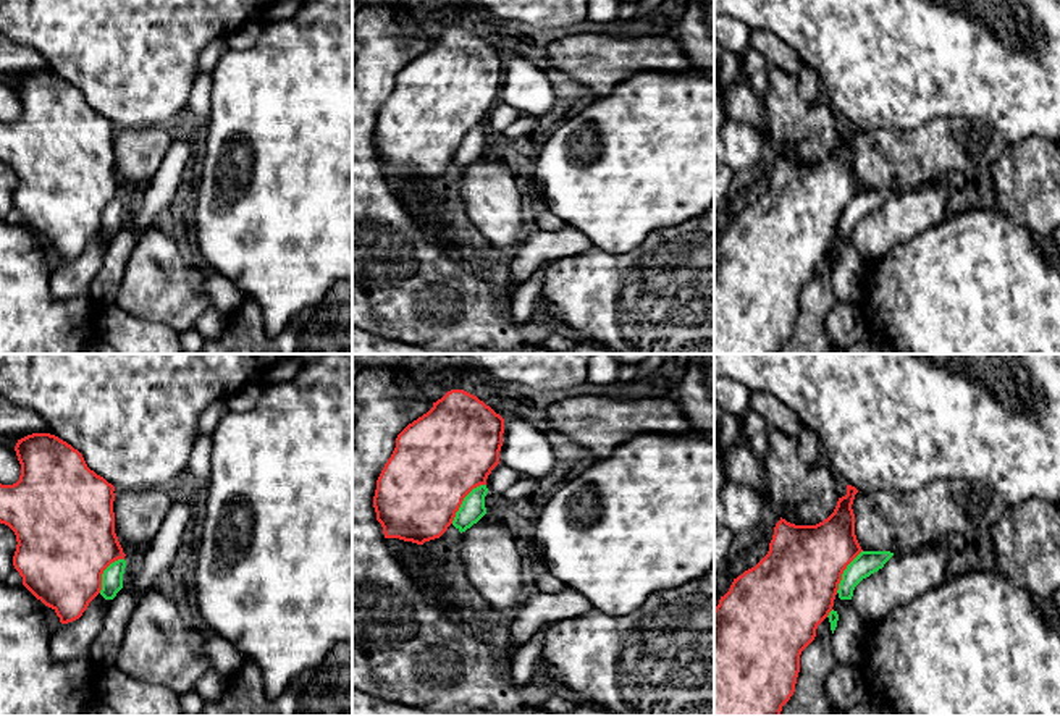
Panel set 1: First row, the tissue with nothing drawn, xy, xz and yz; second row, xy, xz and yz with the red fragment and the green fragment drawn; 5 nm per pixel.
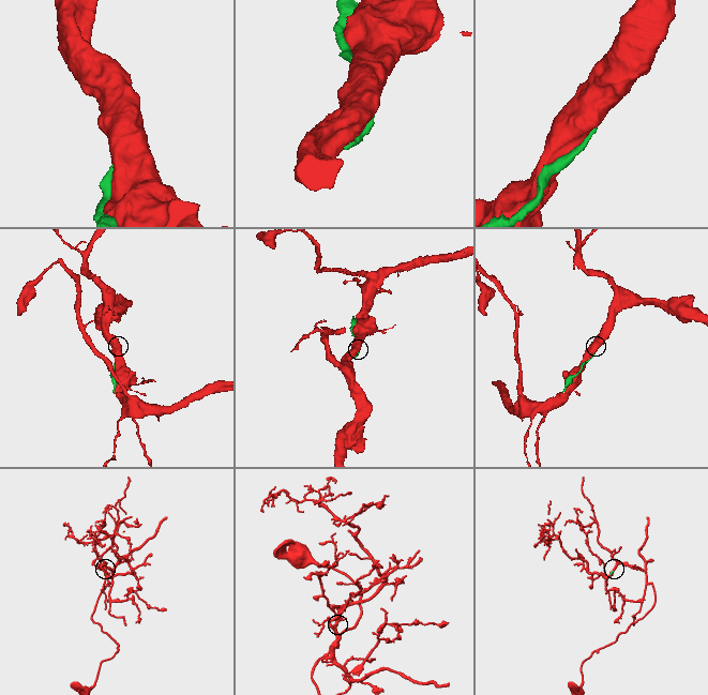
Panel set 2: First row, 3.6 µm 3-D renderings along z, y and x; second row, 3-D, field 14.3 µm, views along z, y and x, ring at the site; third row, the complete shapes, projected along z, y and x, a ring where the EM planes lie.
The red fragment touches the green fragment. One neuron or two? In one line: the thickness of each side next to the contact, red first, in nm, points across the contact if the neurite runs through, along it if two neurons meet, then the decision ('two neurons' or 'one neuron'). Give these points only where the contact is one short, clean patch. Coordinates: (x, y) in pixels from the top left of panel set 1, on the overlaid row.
460/120 nm | two neurons

